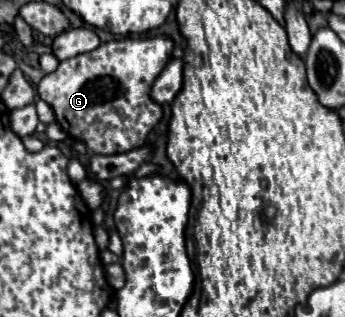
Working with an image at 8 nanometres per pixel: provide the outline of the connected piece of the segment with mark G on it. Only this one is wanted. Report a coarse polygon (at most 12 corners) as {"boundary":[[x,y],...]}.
{"boundary":[[170,37],[60,61],[38,95],[98,155],[144,145]]}

